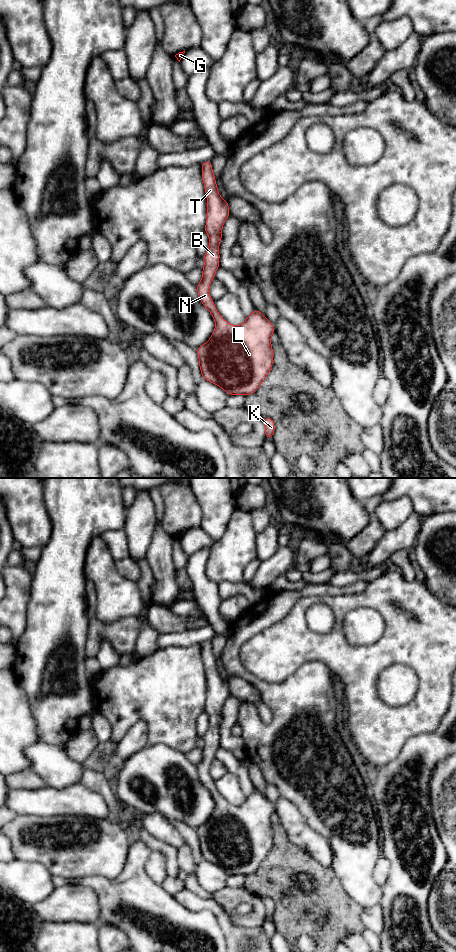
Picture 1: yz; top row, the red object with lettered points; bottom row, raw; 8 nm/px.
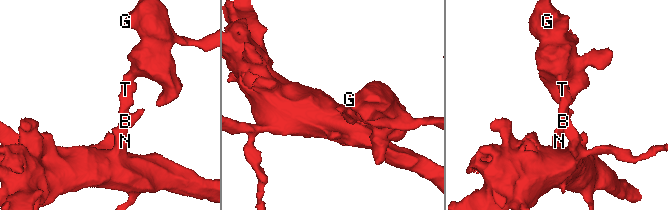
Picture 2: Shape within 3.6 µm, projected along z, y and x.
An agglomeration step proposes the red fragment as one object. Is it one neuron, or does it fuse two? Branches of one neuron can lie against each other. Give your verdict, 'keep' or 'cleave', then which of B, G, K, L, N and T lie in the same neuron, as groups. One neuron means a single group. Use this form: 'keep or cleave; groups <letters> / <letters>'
keep; groups B G K L N T

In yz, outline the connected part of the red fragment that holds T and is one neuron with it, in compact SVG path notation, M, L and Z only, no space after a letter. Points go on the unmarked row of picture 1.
M211 640L201 643L201 649L207 677L207 699L204 712L209 717L209 727L206 734L202 737L204 741L202 760L196 767L202 785L210 792L215 801L215 809L210 819L195 830L199 838L202 859L219 866L228 875L247 876L259 869L273 846L274 833L271 825L271 816L275 813L274 806L256 788L240 806L235 806L225 801L215 787L209 768L212 760L215 759L217 749L220 747L219 725L222 720L222 708L224 702L230 696L230 691L228 681L225 681L219 675Z

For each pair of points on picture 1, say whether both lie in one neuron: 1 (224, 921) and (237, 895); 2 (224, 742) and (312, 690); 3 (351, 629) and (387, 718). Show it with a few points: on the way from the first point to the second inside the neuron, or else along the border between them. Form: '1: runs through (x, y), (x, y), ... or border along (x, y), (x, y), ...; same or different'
1: border along (212, 898), (222, 907), (232, 921); different
2: border along (241, 737), (244, 742), (246, 756); different
3: border along (342, 627), (354, 645), (369, 645), (379, 637); different

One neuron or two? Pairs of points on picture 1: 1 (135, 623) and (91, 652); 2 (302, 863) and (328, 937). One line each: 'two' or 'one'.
1: one
2: one

